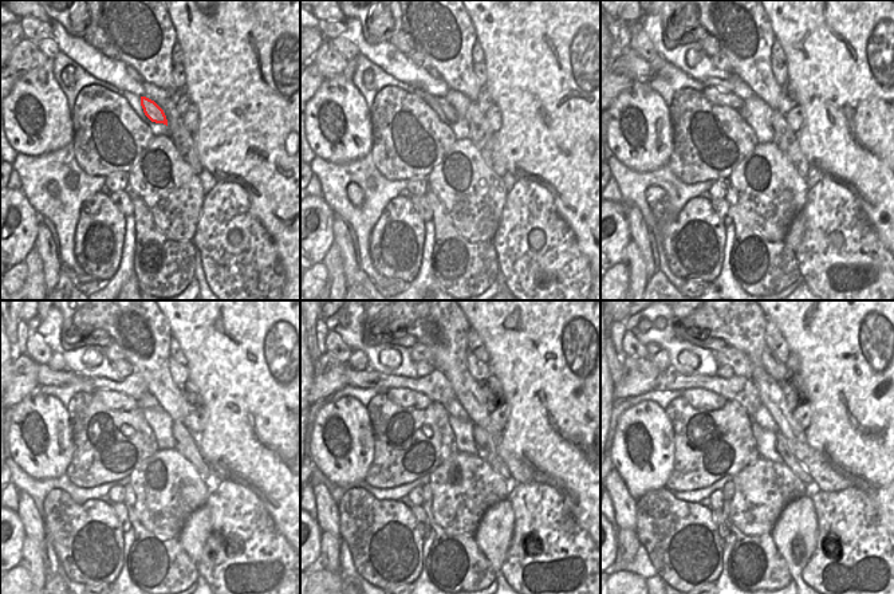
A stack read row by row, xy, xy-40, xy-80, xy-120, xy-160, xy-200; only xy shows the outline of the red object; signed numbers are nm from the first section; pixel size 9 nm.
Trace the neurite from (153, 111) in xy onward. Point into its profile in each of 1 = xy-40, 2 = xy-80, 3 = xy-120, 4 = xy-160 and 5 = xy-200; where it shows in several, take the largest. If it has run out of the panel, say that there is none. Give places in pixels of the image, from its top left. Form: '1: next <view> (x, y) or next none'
1: next xy-40 (451, 113)
2: next xy-80 (729, 99)
3: next xy-120 (113, 400)
4: next xy-160 (406, 398)
5: next xy-200 (697, 397)

